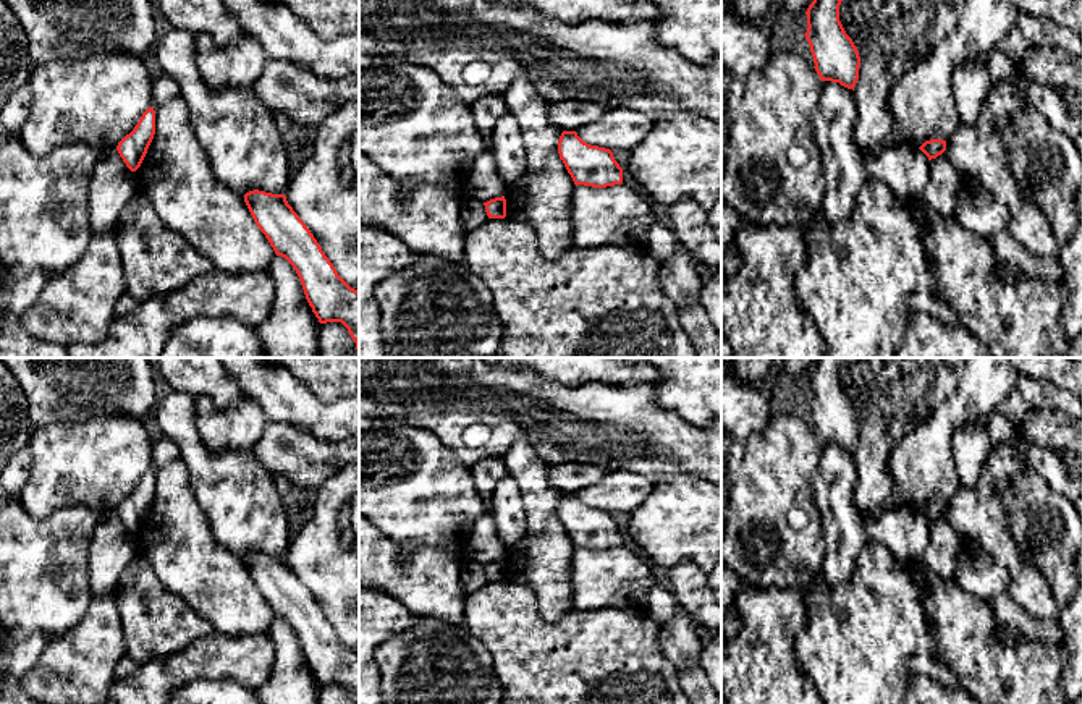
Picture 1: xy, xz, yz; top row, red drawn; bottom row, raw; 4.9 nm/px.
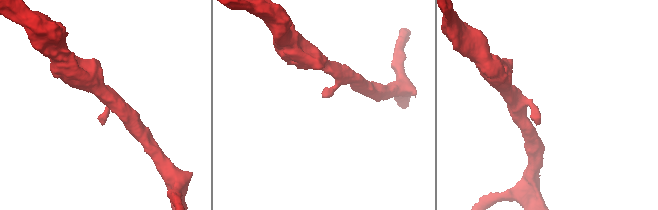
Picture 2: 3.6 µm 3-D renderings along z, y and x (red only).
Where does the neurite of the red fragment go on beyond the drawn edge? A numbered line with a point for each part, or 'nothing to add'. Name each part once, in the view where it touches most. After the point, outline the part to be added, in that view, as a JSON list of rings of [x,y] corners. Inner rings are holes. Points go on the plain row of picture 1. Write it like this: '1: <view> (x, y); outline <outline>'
nothing to add

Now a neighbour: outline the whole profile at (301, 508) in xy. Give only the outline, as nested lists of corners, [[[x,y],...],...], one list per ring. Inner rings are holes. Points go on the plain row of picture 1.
[[[317,489],[298,490],[298,498],[290,505],[296,532],[307,523],[314,511]]]

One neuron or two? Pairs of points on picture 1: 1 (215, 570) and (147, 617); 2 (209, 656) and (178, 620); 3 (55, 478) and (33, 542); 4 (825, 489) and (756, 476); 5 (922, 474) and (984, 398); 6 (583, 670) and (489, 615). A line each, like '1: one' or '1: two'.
1: two
2: two
3: two
4: two
5: one
6: one

